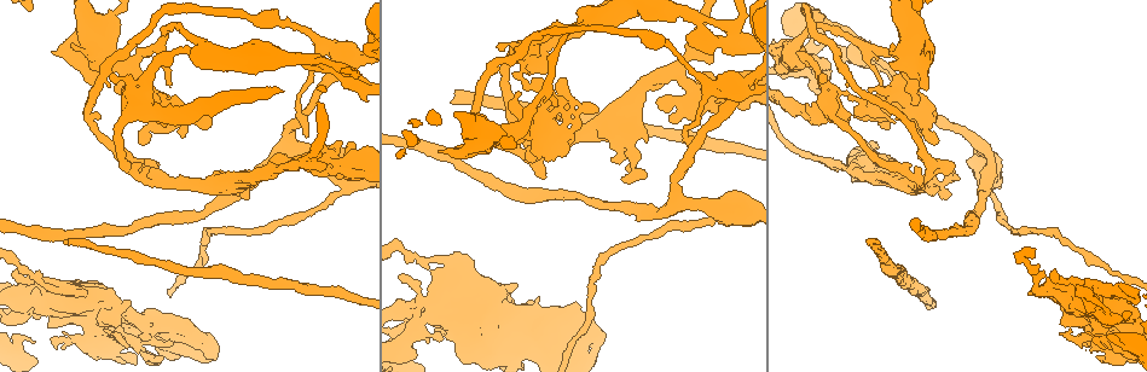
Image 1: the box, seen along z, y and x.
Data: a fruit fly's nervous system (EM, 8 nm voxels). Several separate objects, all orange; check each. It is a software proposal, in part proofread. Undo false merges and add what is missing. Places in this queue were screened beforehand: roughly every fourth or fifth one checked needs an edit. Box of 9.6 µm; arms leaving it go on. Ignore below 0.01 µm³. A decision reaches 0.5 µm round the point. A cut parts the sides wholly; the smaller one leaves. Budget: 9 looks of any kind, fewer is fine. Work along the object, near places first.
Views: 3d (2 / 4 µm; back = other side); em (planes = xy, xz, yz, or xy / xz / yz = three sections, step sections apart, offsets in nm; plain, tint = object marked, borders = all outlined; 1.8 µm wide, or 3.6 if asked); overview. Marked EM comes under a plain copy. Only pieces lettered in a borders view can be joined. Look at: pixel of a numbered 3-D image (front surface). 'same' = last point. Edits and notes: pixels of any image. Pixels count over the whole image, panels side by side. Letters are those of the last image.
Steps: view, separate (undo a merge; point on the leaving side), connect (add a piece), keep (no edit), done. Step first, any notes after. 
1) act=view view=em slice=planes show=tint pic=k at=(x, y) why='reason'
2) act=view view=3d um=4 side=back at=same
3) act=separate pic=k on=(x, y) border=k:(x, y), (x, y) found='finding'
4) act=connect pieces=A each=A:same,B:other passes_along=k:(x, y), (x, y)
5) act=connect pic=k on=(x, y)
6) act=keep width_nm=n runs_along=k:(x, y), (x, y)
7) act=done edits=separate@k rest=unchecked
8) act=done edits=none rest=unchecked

act=view view=em slice=planes show=borders pic=1 at=(208, 357) why='closes a loop'

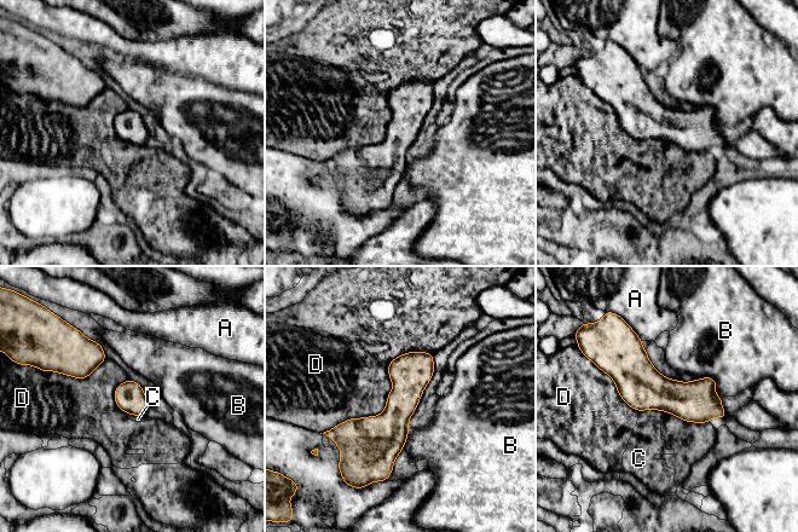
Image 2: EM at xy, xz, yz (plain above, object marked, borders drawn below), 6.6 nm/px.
act=keep width_nm=200 each=A:other,B:other,C:other,D:other runs_along=2:(634, 340), (669, 395), (722, 414) found='one neuron here'

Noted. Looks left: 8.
act=view view=em slice=planes show=borders pic=1 at=(851, 168) why='side arm on a straight run'

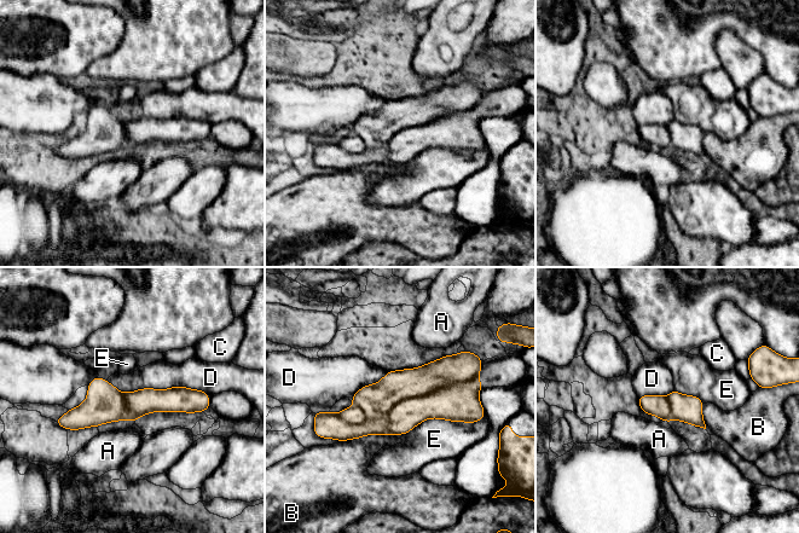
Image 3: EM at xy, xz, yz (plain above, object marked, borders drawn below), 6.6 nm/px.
act=keep each=A:other,B:other,C:other,D:other,E:other runs_along=3:(202, 397), (102, 405), (61, 422) found='all the same neuron'

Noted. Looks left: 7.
act=view view=3d um=2 pic=1 at=(691, 146) why='thick turns thin'

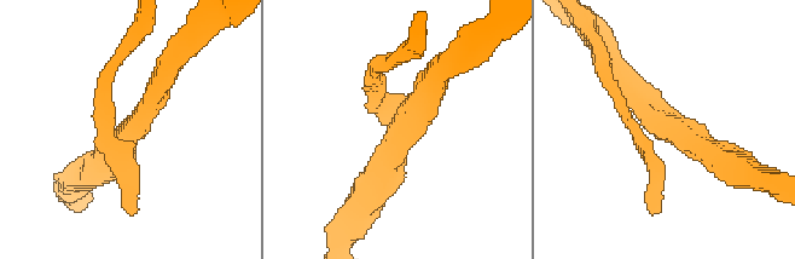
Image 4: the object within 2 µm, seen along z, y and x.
act=view view=em slice=xy step=4 show=tint pic=4 at=(668, 130)

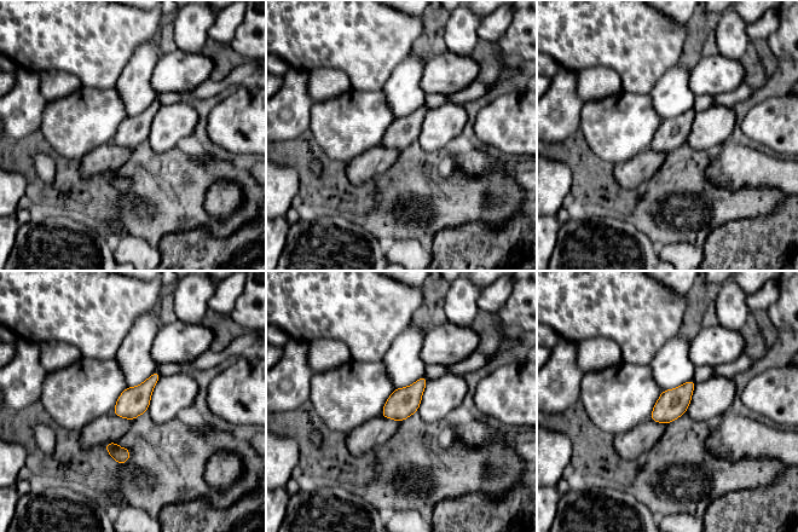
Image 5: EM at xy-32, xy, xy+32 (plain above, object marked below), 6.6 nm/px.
act=view view=em slice=planes show=borders at=same why='cut it another way'

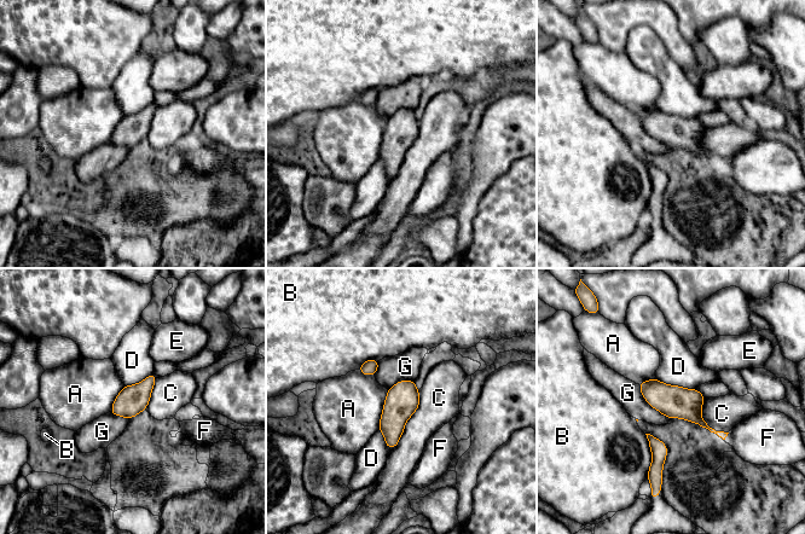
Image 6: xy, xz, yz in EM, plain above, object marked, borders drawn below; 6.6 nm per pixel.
act=keep each=A:other,B:other,C:other,D:other,E:other,F:other,G:other border=6:(637, 384), (642, 396), (670, 418) found='one neuron here'

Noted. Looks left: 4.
act=view view=3d um=2 side=back pic=1 at=(165, 105) why='two arms at a narrow angle'

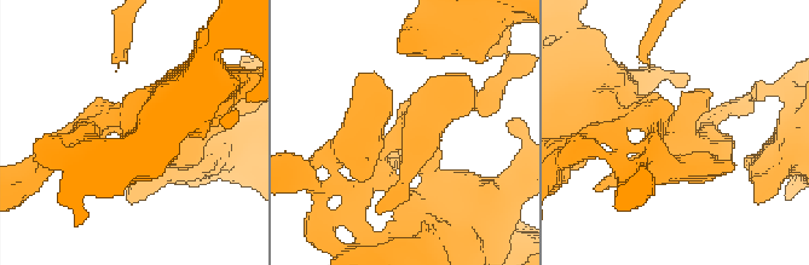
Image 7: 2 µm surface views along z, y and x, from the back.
act=view view=em slice=xz step=4 show=borders pic=7 at=(404, 141)

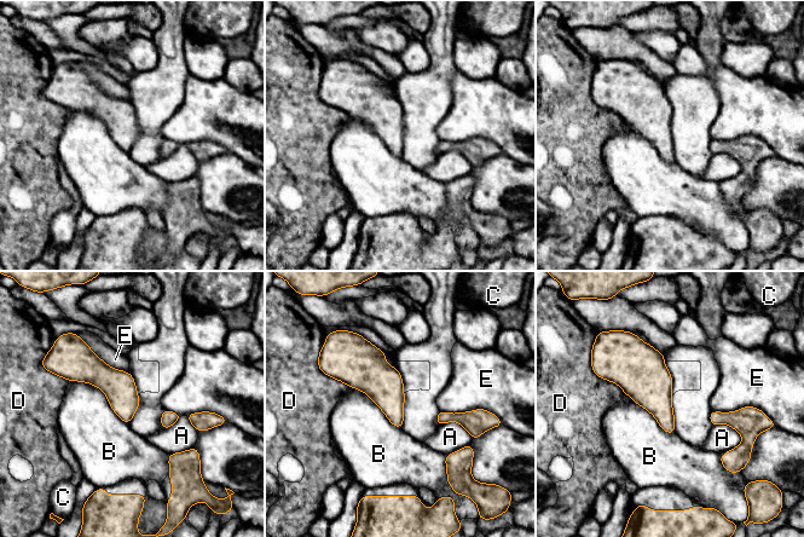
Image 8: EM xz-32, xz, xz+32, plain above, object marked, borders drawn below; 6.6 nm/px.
act=keep width_nm=220 each=A:other,B:other,C:other,D:other,E:other border=8:(69, 380), (97, 386), (128, 425) found='all the same neuron'

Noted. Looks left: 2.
act=done edits=none rest=unchecked

